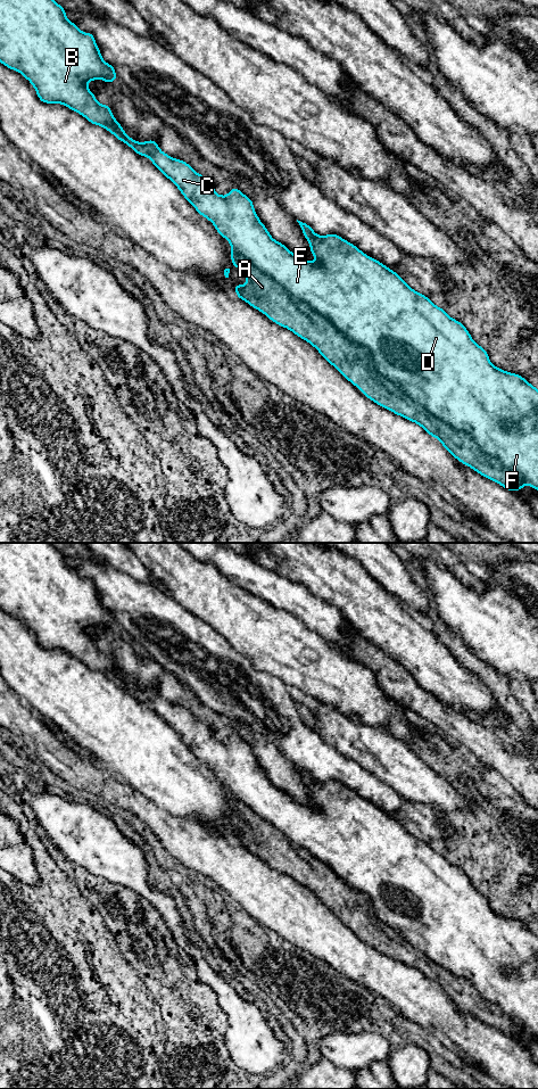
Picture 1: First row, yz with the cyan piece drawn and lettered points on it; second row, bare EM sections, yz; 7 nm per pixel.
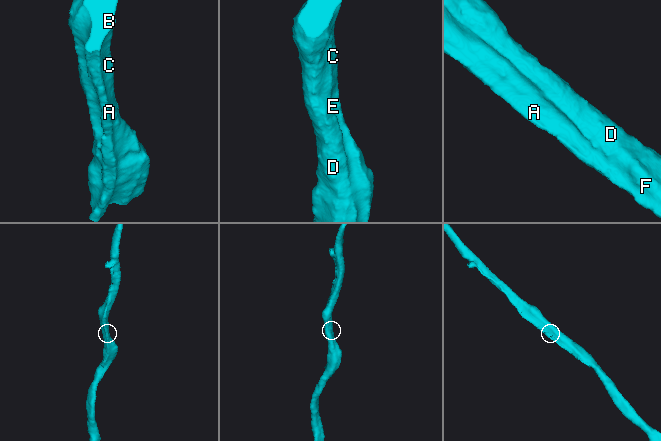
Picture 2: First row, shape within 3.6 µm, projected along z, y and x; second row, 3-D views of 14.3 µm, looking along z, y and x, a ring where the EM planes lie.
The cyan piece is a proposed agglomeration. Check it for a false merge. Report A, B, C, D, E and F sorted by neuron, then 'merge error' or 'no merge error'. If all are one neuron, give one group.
groups A / B C D E F; merge error

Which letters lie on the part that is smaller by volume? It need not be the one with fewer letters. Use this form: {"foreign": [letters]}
{"foreign": ["A"]}

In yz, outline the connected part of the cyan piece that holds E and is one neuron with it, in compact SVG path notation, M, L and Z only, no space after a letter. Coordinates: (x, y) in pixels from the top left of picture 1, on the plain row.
M0 543L0 609L19 618L28 626L42 649L61 650L68 653L90 669L108 676L138 701L148 703L155 713L177 733L196 757L214 770L217 778L230 789L234 798L331 867L349 886L366 893L379 919L395 930L415 950L455 976L467 980L483 999L497 1006L504 1014L538 1037L538 937L520 921L494 913L488 899L474 889L467 875L460 867L452 865L446 857L434 851L427 842L413 836L395 817L365 801L355 791L336 779L317 782L308 770L297 766L316 808L312 809L293 800L283 790L271 783L263 768L259 767L253 746L238 734L232 734L226 743L217 741L210 727L193 717L188 709L163 699L157 687L138 688L126 682L122 671L114 663L110 653L99 650L86 633L90 627L98 625L106 629L116 627L114 612L102 605L93 580L82 578L73 568L68 567L66 556L51 543Z

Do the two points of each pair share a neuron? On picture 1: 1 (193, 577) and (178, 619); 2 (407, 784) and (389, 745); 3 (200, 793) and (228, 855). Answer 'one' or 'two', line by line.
1: two
2: one
3: two

